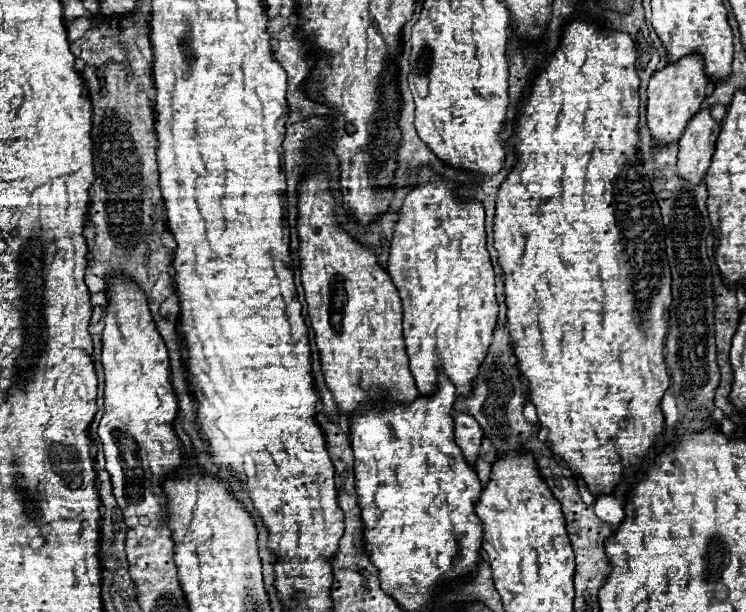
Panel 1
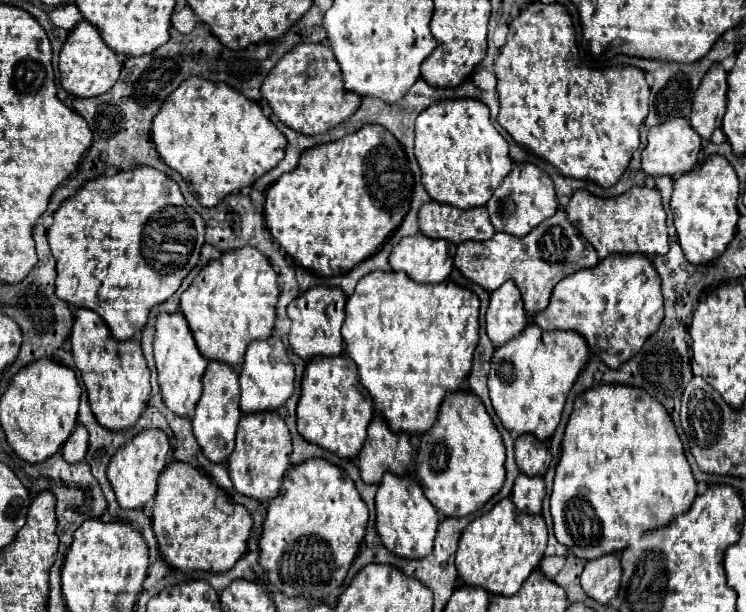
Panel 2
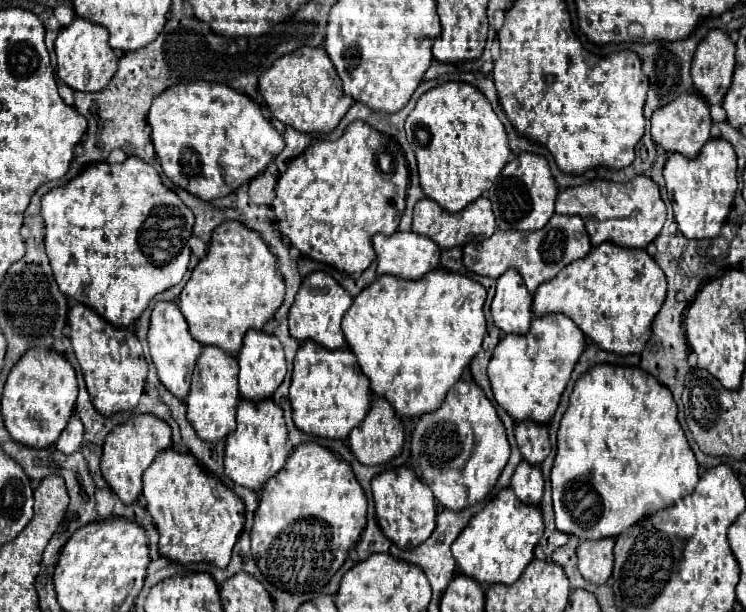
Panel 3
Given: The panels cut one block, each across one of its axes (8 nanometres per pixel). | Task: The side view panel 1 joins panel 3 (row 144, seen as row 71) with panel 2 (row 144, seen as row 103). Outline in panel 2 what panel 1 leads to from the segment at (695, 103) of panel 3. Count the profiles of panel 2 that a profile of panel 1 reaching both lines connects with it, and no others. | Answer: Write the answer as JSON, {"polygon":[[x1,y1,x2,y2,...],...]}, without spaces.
{"polygon":[[686,118,668,120,650,128,648,144,642,152,642,170,650,176,672,176,678,178,682,172,690,172,698,164,698,154,702,150,702,138]]}

